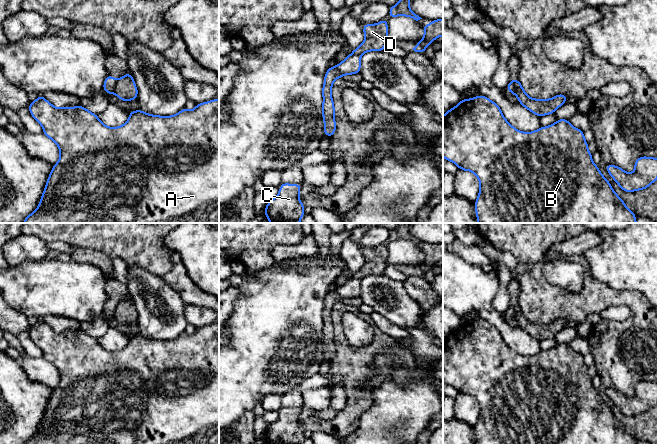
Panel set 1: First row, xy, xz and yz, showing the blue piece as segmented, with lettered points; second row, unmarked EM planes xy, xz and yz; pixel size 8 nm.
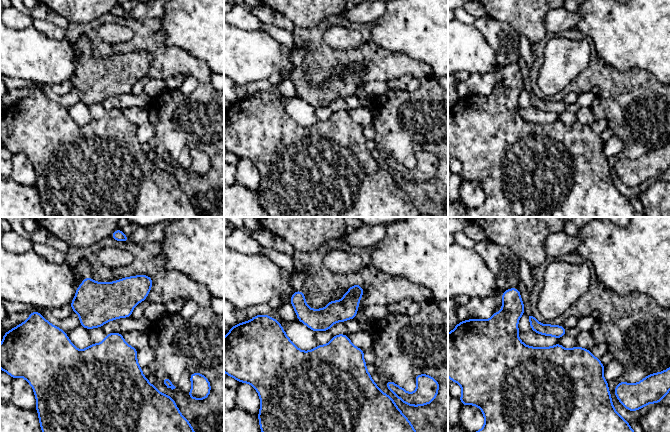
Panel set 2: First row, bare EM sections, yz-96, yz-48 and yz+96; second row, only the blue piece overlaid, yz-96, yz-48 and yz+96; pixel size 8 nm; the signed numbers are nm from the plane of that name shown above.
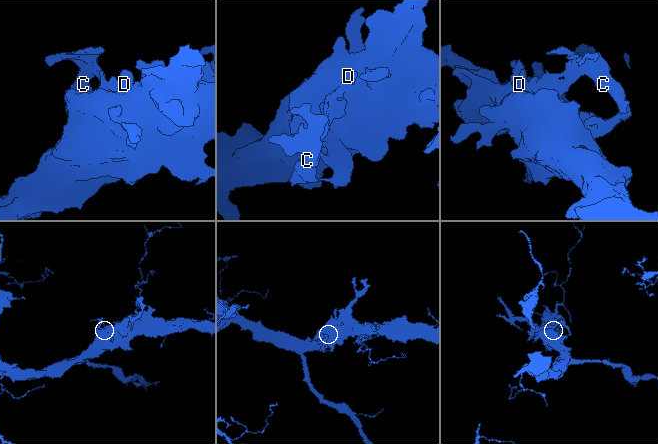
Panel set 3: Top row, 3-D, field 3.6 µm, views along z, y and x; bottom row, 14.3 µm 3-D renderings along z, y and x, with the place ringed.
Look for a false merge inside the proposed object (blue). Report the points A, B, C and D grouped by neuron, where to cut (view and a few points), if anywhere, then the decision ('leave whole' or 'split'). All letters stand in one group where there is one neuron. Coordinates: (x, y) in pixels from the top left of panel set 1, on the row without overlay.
groups A B D / C; cut xy (117, 304), (114, 316); split

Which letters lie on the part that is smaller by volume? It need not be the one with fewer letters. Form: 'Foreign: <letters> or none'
Foreign: C

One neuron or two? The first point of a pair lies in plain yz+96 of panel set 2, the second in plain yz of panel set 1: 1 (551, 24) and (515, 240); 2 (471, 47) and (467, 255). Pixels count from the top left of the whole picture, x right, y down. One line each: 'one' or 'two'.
1: two
2: two

